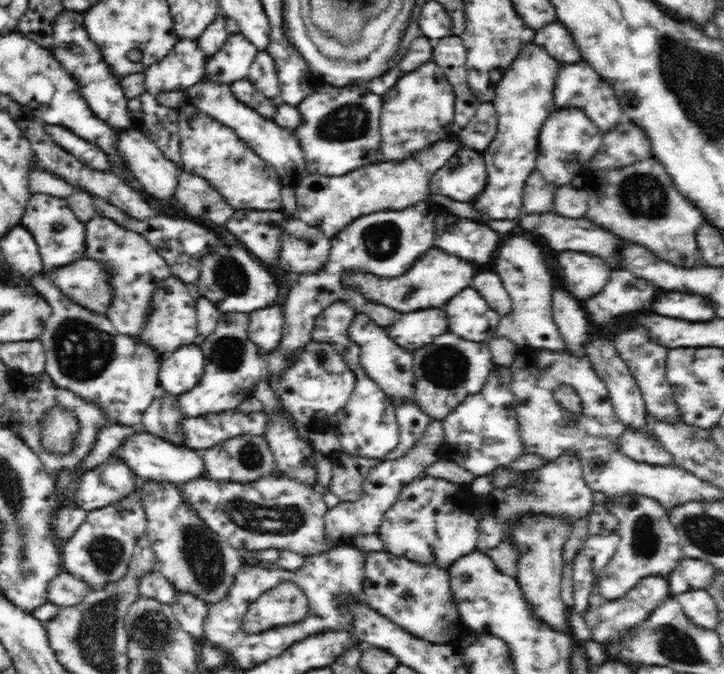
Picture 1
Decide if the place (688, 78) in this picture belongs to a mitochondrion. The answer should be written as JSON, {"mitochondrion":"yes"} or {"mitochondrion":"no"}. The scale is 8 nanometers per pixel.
{"mitochondrion":"yes"}

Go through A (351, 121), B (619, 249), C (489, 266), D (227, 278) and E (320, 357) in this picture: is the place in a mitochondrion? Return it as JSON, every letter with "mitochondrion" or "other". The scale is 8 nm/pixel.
{"A":"mitochondrion","B":"other","C":"other","D":"mitochondrion","E":"mitochondrion"}

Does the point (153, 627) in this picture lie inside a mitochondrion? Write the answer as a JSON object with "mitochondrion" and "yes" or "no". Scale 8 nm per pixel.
{"mitochondrion":"yes"}

